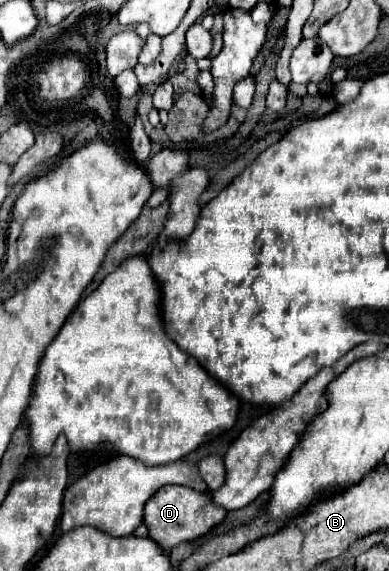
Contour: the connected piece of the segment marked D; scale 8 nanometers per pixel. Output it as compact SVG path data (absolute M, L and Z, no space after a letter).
M167 485L161 487L145 505L145 523L149 525L149 537L157 541L165 553L169 553L175 545L195 541L209 533L215 525L225 519L227 511L211 501L211 493L201 493L189 487Z

